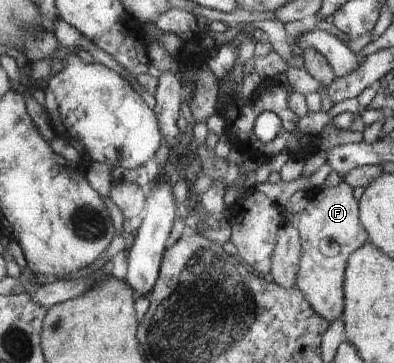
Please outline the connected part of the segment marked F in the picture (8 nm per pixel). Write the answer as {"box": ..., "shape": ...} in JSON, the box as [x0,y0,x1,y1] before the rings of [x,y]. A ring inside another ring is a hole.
{"box":[296,181,369,323],"shape":[[[342,181],[335,187],[312,190],[308,195],[308,205],[298,214],[296,223],[302,239],[296,288],[302,290],[314,310],[331,323],[342,319],[346,305],[343,281],[350,256],[369,241],[369,231],[362,225],[359,201],[354,197],[353,189]]]}

